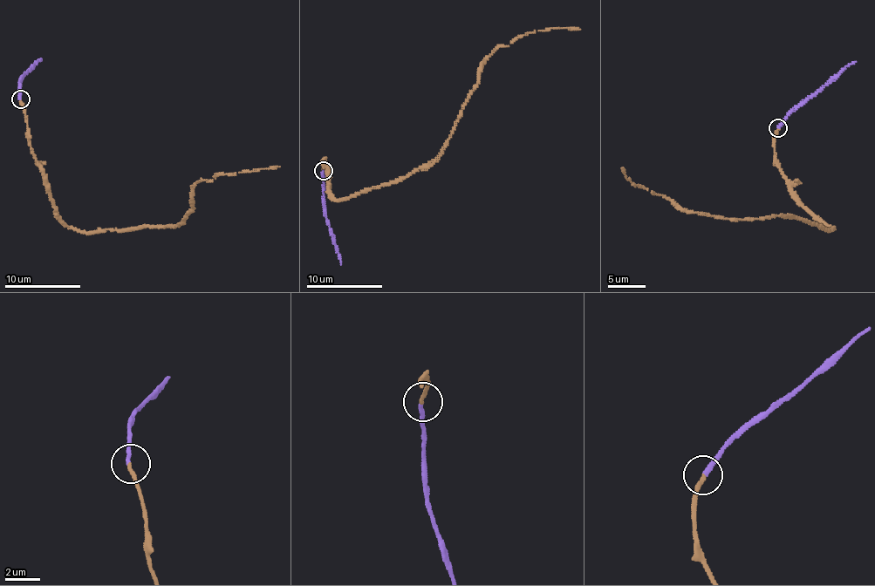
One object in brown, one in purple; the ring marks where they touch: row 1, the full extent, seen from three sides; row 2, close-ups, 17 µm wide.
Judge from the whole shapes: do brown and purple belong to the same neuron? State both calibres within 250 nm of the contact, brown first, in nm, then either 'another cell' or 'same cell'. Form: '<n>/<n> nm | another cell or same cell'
240/240 nm | same cell

